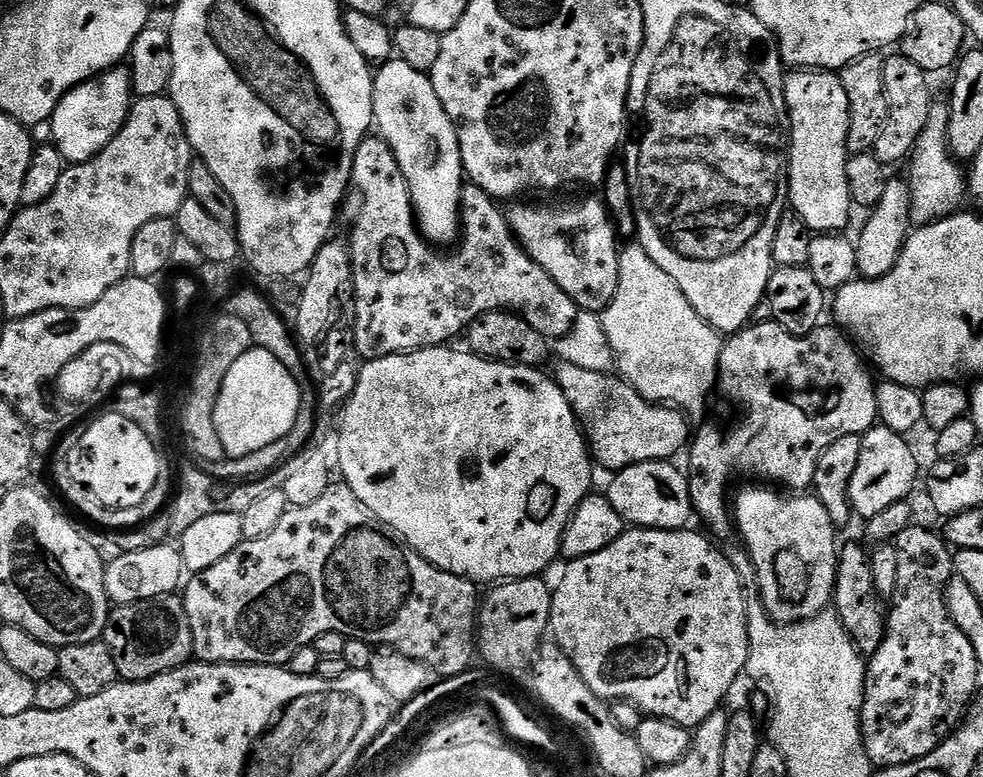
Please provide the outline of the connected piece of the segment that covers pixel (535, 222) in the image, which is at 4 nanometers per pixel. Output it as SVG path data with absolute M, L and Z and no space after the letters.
M603 199L596 200L576 200L573 204L524 204L528 202L516 202L511 205L512 209L507 209L506 215L508 224L512 228L516 239L526 250L526 254L576 304L577 309L585 312L603 313L608 307L608 303L614 298L614 290L618 290L618 237L612 228L612 223L608 217L608 210L604 207Z

